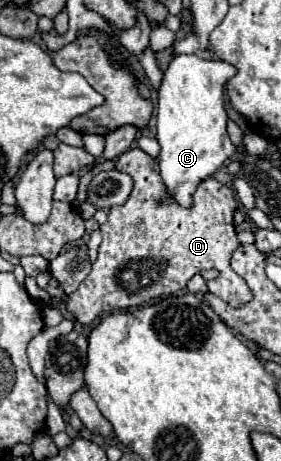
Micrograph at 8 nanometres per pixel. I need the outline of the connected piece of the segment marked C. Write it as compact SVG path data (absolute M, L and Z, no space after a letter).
M176 55L168 69L164 71L162 85L158 89L158 143L162 147L158 155L160 163L160 175L168 187L168 193L182 205L192 205L192 193L196 191L198 183L206 177L210 177L234 151L236 147L230 143L226 133L228 113L224 109L224 87L228 79L236 75L236 67L230 63L224 63L222 59L204 59L196 55Z

